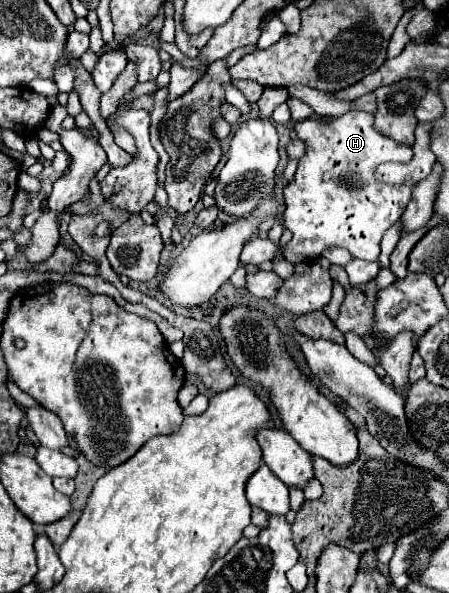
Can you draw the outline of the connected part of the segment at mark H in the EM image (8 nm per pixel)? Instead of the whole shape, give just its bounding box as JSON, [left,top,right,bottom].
[284,111,412,263]

